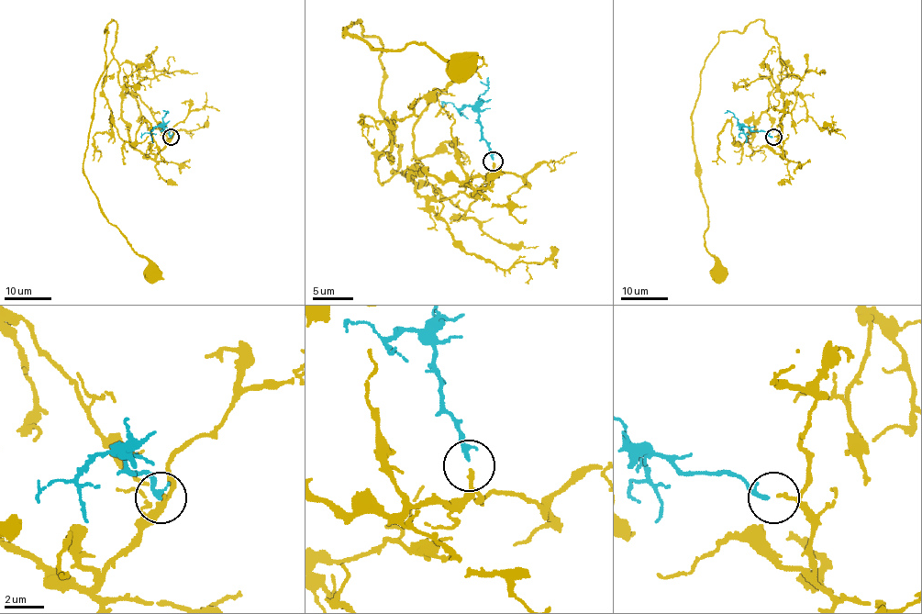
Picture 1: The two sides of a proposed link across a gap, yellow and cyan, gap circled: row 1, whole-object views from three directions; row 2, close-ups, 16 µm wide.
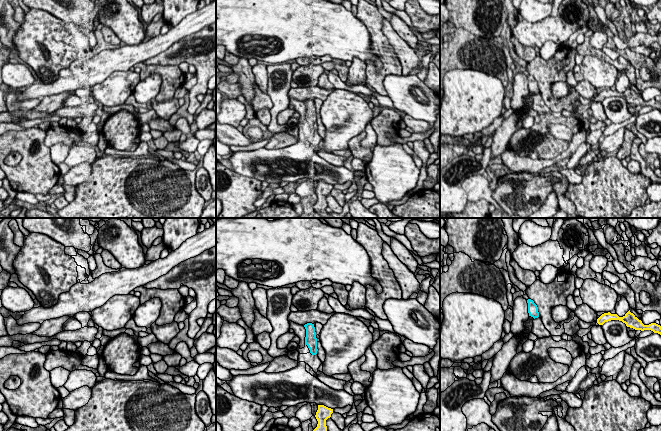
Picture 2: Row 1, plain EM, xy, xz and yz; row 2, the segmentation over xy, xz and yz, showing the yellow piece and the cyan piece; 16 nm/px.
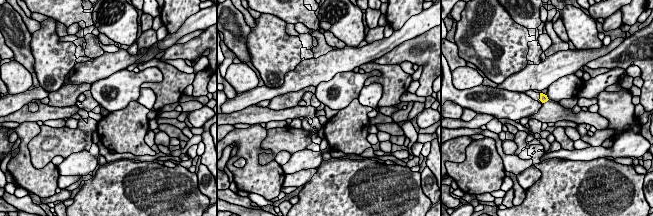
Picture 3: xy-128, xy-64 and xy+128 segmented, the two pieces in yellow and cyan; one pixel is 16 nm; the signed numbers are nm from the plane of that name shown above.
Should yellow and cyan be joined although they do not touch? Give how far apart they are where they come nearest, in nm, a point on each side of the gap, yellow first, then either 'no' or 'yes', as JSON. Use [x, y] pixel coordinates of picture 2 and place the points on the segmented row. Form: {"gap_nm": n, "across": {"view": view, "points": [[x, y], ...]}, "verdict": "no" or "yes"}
{"gap_nm": 800, "across": {"view": "xz", "points": [[318, 405], [315, 354]]}, "verdict": "yes"}

